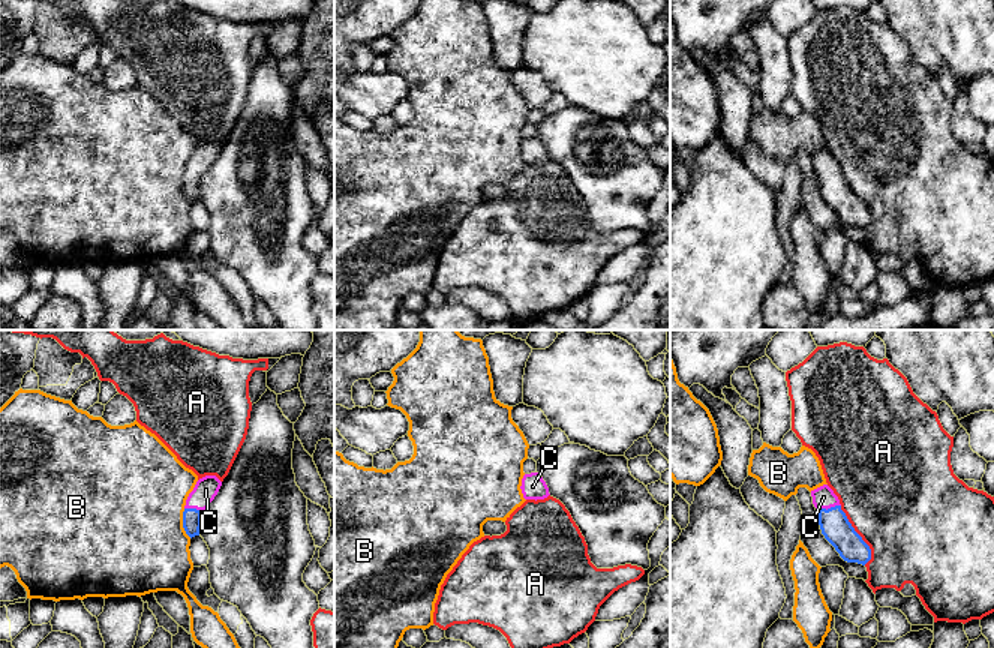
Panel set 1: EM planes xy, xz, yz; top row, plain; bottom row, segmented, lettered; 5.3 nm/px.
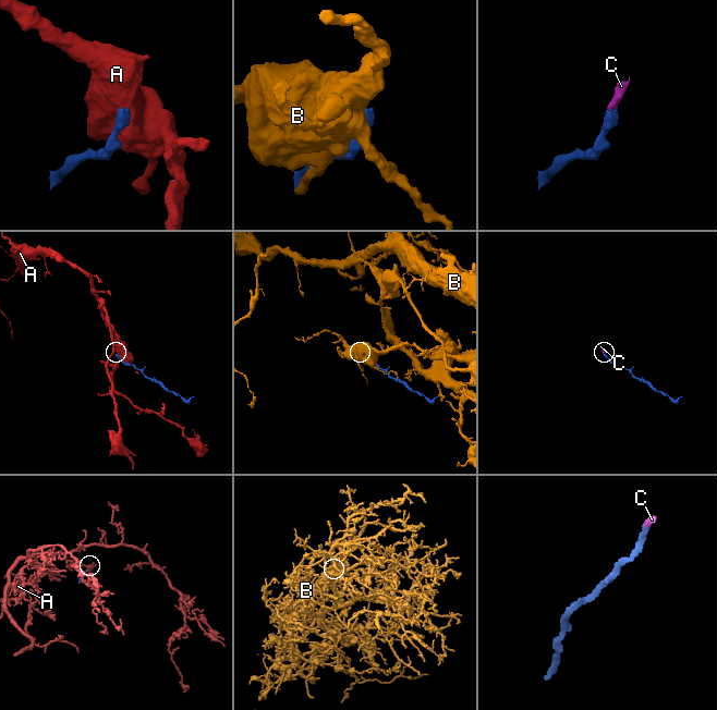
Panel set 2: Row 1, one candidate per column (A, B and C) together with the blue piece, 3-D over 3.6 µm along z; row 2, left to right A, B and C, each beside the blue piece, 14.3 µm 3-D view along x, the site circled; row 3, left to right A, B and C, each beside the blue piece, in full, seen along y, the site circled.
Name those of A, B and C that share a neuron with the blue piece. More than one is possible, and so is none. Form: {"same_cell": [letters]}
{"same_cell": ["C"]}

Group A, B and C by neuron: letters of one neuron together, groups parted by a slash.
A / B / C

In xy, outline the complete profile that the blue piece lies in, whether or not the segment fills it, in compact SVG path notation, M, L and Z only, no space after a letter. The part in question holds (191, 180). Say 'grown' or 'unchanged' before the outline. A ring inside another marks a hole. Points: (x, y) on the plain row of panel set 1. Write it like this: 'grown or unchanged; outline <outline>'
grown; outline M205 140L196 146L189 158L183 176L183 192L190 202L199 200L201 177L214 164L220 150L222 146L216 140Z

